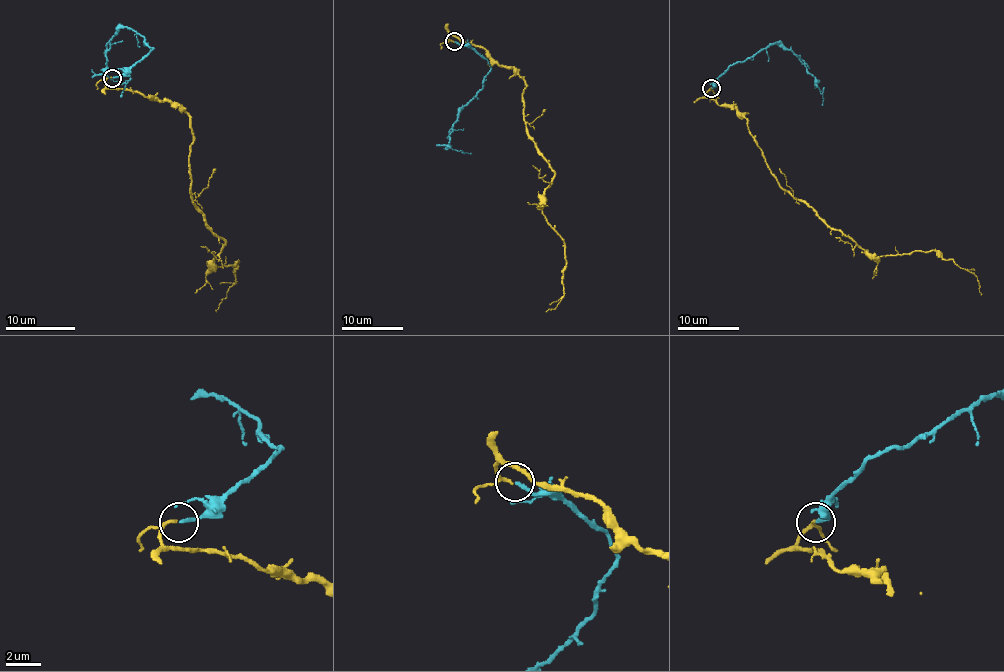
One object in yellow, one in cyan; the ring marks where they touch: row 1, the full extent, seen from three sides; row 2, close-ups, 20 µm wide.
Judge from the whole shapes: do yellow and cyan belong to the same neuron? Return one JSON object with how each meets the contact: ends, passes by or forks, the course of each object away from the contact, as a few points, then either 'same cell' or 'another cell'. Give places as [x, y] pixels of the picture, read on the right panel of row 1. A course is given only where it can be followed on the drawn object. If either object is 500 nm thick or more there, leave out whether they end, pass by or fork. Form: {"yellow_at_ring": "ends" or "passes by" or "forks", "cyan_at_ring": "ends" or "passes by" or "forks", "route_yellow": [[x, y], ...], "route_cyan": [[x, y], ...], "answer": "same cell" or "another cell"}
{"yellow_at_ring": "passes by", "cyan_at_ring": "ends", "route_yellow": [[711, 88], [705, 97], [748, 123], [782, 188], [831, 228], [878, 256], [935, 250], [970, 271], [981, 295]], "route_cyan": [[711, 88], [736, 63], [779, 43], [797, 57], [814, 78], [822, 95], [822, 105]], "answer": "same cell"}

